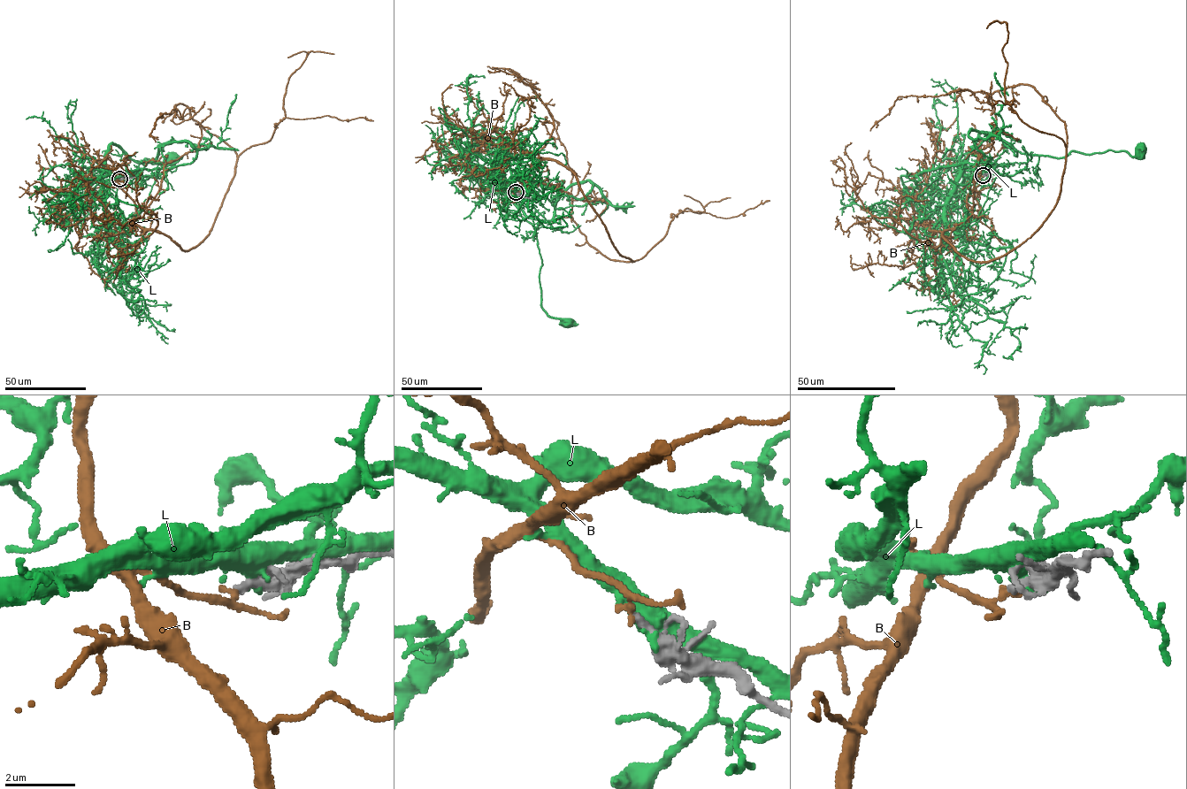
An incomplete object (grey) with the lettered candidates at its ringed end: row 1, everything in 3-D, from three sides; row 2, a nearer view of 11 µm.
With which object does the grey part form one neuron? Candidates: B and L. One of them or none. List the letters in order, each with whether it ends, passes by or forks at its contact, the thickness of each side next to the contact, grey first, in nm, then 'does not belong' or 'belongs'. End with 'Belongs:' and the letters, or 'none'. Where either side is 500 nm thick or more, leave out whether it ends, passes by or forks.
B: it passes by; 170 nm thick on the grey side, 150 nm on the other; does not belong
L: 440 nm thick on the grey side, 550 nm on the other; does not belong
Belongs: none

